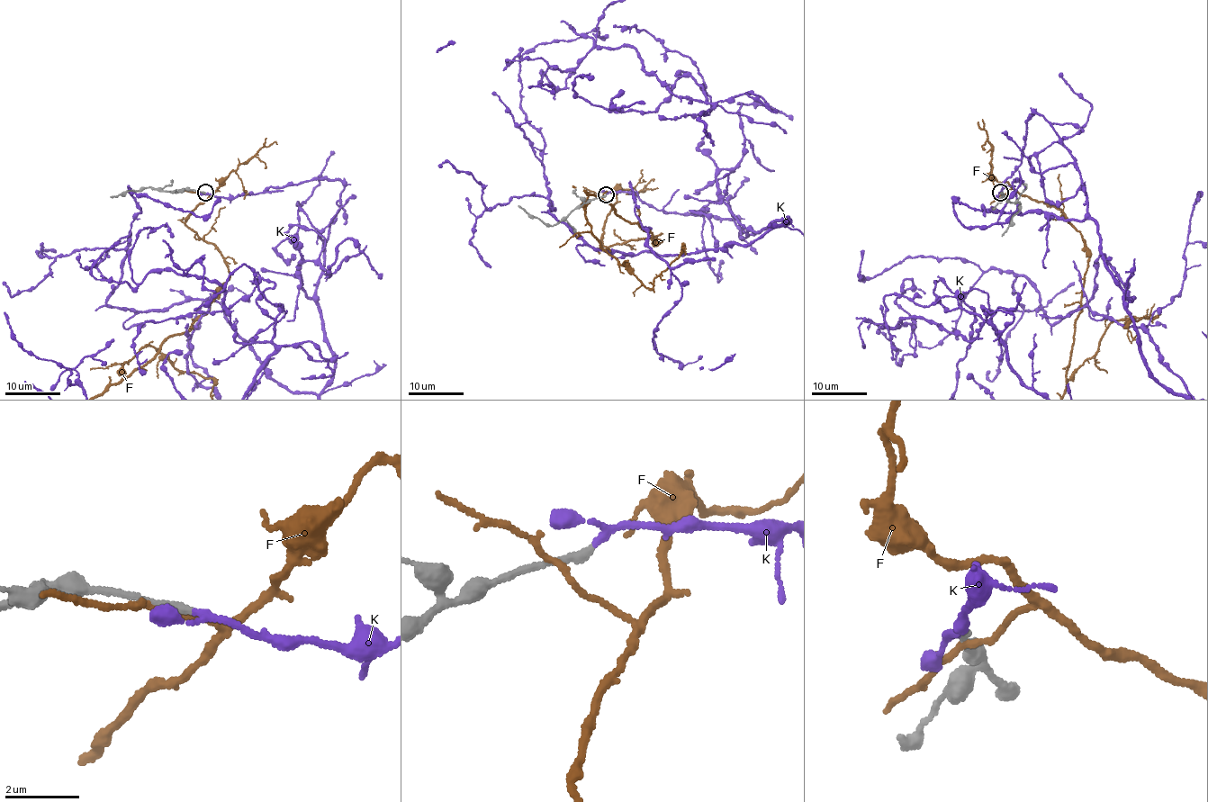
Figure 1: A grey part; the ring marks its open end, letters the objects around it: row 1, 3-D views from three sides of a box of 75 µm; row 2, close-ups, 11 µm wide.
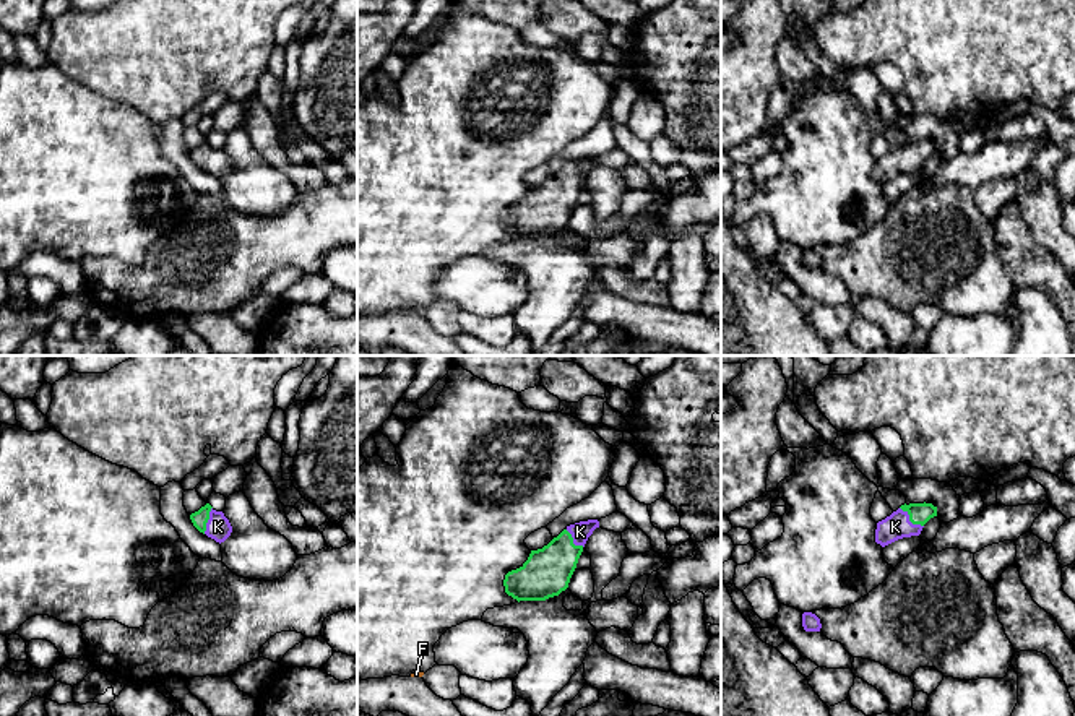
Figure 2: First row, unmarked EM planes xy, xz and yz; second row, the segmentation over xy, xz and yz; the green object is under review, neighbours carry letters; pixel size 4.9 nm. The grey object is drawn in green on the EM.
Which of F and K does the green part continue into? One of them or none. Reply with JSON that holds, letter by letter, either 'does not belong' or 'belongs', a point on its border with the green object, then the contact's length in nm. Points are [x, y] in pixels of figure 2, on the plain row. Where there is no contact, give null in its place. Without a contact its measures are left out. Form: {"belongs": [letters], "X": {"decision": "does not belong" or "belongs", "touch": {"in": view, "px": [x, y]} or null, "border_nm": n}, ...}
{"belongs": ["K"], "F": {"decision": "does not belong", "touch": null}, "K": {"decision": "belongs", "touch": {"in": "yz", "px": [910, 156]}, "border_nm": 160}}

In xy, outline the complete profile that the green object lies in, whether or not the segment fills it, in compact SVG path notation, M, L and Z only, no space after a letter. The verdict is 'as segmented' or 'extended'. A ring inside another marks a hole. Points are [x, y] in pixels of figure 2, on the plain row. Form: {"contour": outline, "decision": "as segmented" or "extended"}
{"contour": "M209 140L192 149L190 156L200 169L219 180L224 179L232 169L232 162L224 149L216 148Z", "decision": "extended"}

